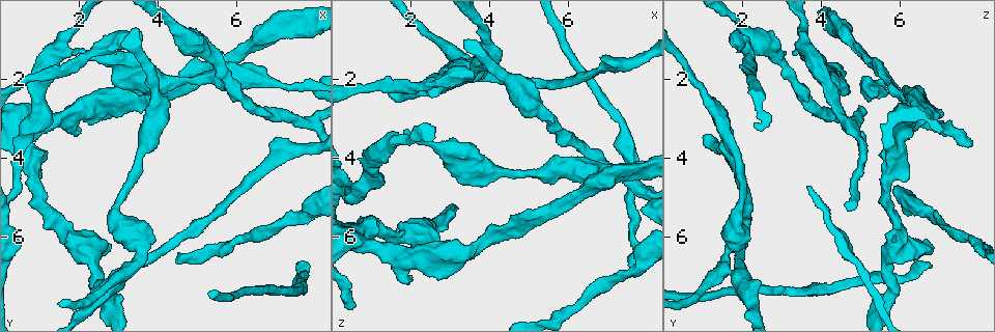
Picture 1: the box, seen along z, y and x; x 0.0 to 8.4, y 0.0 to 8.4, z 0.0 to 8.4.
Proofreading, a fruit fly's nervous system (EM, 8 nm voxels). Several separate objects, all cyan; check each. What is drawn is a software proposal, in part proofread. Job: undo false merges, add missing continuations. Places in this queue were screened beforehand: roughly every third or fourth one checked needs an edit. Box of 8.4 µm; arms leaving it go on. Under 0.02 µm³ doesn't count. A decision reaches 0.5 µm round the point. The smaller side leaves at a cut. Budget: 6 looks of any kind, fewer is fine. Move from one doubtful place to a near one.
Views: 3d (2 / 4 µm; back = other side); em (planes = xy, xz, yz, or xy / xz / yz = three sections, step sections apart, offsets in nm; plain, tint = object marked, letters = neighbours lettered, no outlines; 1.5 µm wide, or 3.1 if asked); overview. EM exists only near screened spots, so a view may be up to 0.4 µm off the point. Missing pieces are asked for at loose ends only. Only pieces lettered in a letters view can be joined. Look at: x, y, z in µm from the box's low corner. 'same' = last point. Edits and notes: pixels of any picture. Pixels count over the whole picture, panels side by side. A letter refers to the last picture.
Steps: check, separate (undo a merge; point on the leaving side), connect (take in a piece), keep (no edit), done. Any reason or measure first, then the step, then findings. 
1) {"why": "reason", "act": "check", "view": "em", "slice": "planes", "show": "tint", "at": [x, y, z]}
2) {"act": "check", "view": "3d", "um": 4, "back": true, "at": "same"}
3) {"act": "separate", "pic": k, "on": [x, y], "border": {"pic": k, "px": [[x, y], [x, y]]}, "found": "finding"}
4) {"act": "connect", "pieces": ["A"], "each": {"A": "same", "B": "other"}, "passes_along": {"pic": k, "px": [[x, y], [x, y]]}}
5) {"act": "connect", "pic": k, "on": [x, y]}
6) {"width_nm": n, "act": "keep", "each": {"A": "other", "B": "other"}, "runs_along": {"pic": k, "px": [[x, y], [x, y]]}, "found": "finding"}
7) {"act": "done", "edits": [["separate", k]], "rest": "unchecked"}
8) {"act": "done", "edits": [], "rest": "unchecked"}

{"why": "tapers out", "act": "check", "view": "em", "slice": "xy", "step": 8, "show": "tint", "at": [0.60, 3.70, 7.75]}

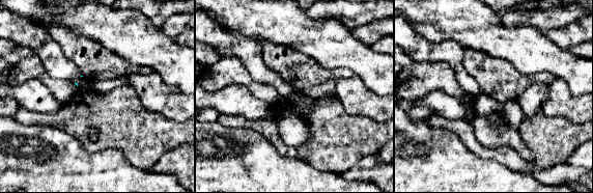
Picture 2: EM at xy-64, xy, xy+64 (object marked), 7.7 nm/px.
{"act": "check", "view": "em", "slice": "planes", "show": "letters", "at": "same"}

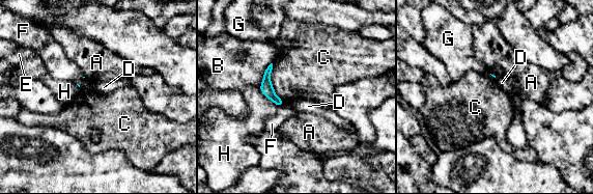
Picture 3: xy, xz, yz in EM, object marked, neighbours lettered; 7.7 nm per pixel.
{"act": "keep", "each": {"A": "other", "B": "other", "C": "other", "D": "other", "E": "other", "F": "other", "G": "other", "H": "other"}, "runs_along": {"pic": 3, "px": [[269, 70], [266, 88], [279, 103]]}, "found": "none of them fits"}

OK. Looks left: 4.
{"act": "check", "view": "em", "slice": "planes", "show": "letters", "at": [1.70, 1.25, 3.45]}

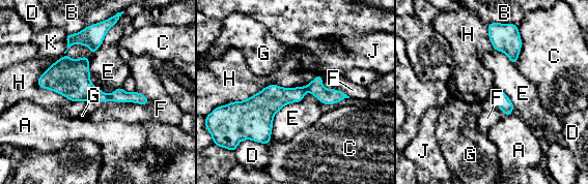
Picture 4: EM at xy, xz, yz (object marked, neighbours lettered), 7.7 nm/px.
{"width_nm": 110, "act": "separate", "pic": 4, "on": [79, 87], "each": {"A": "other", "B": "other", "C": "other", "D": "other", "E": "other", "F": "other", "G": "other", "H": "other", "J": "other", "K": "other"}, "found": "two neurons meet here"}

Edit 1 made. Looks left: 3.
{"act": "done", "edits": [["separate", 4]], "rest": "unchecked"}

